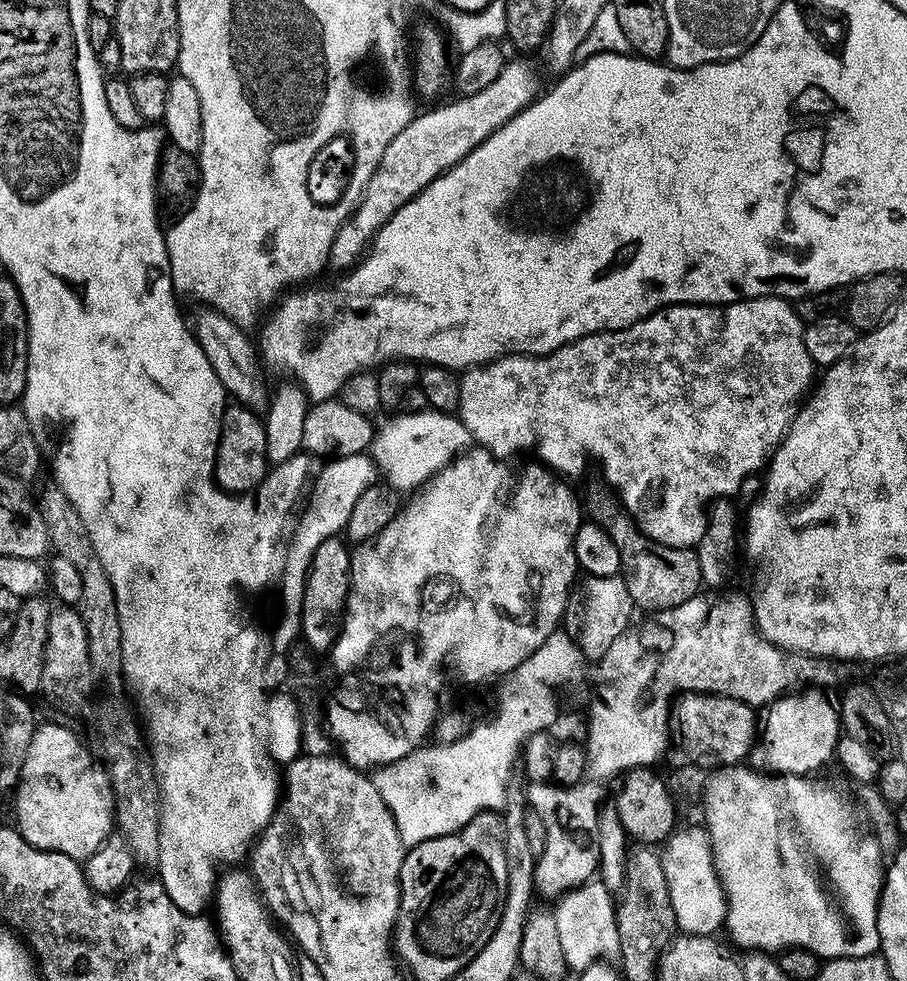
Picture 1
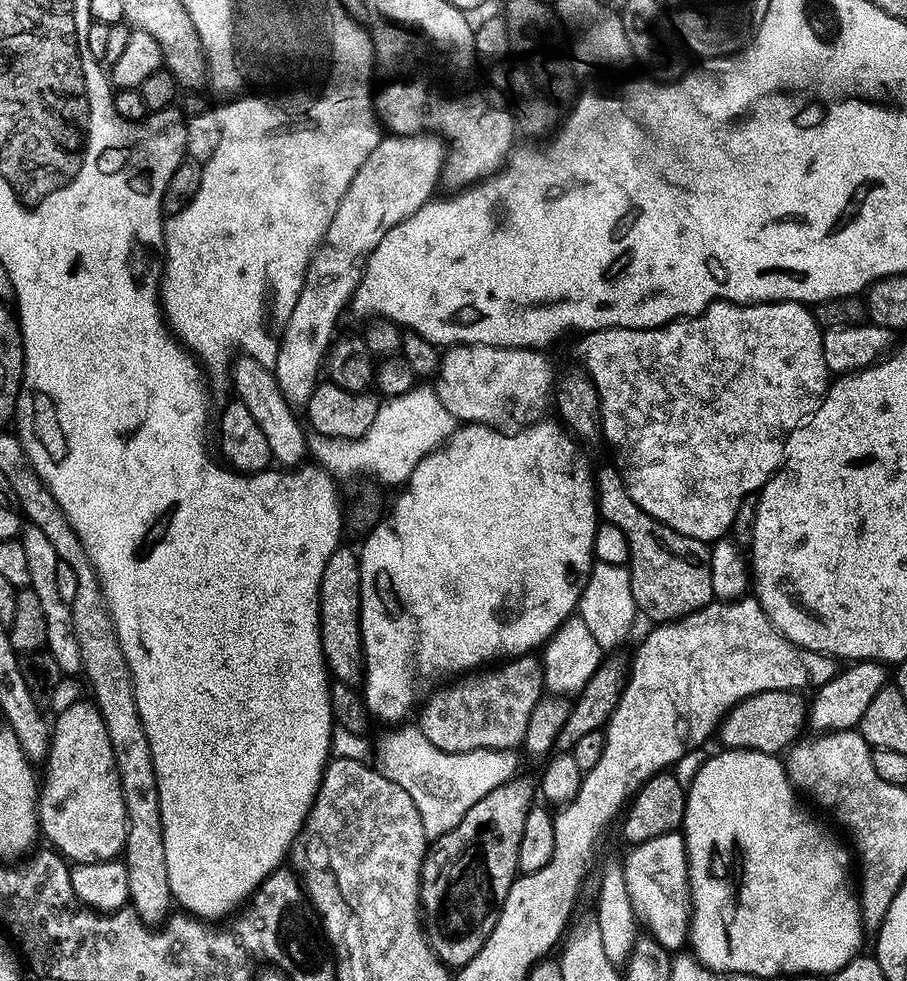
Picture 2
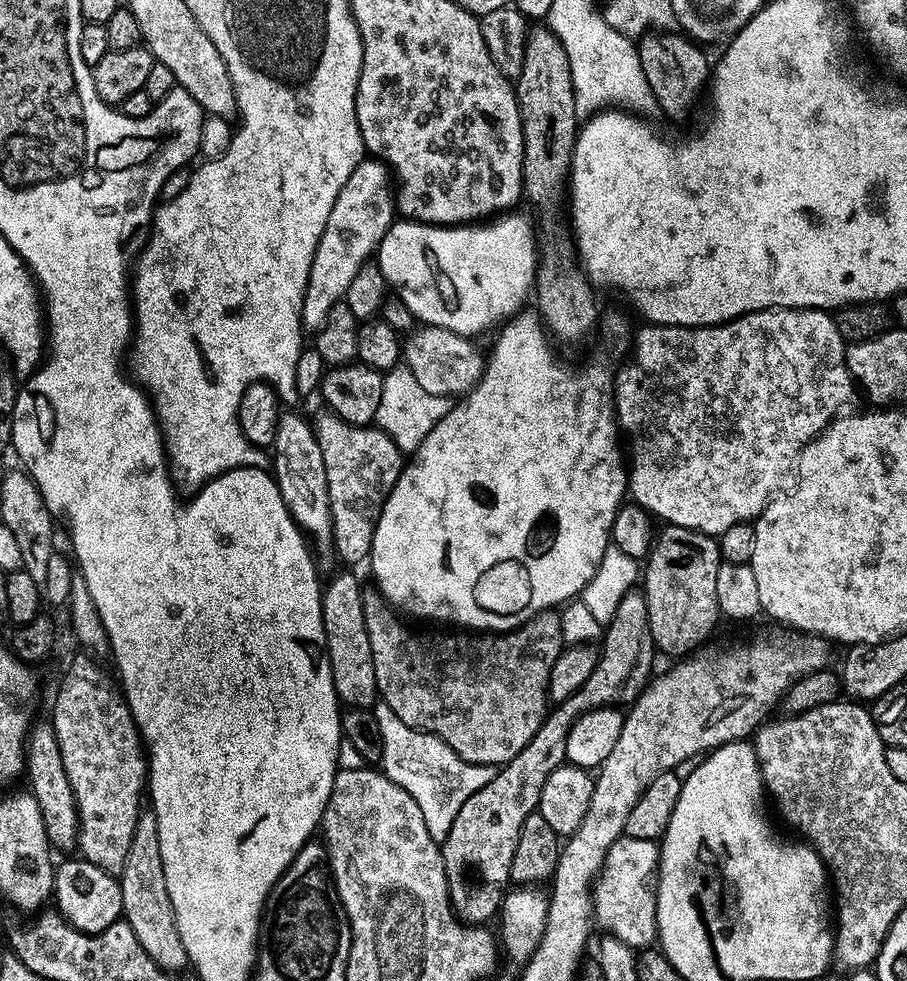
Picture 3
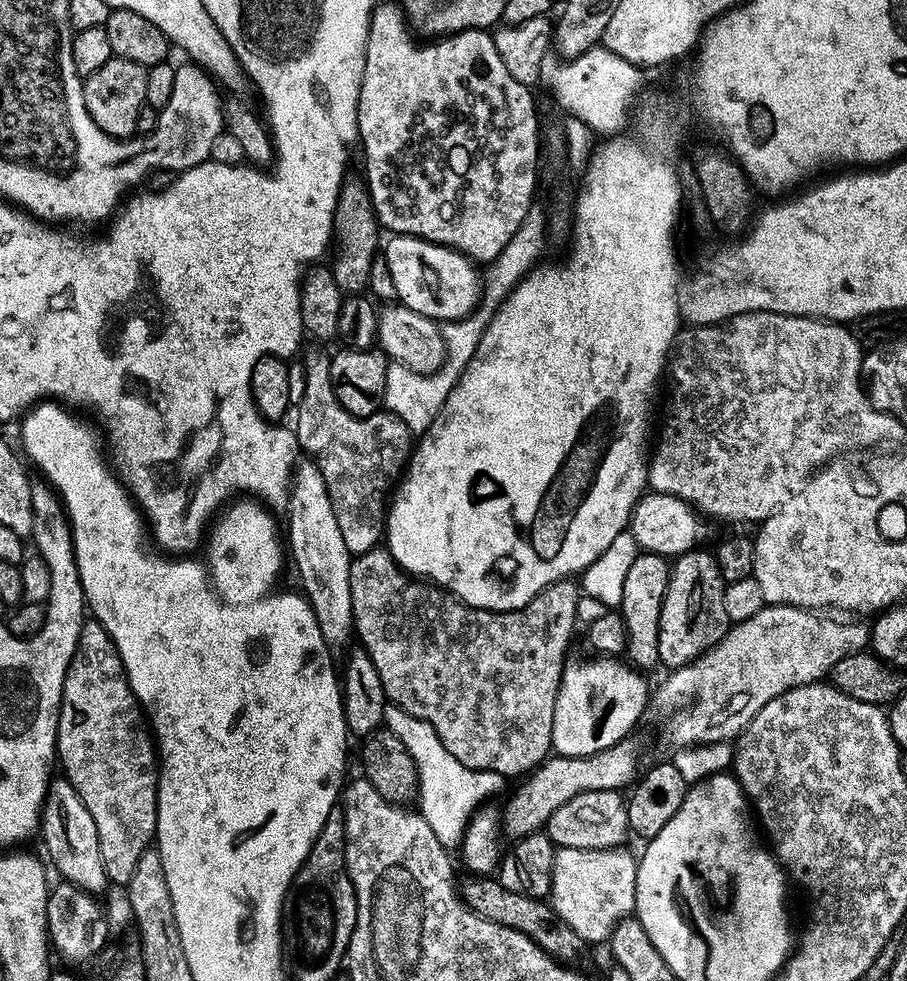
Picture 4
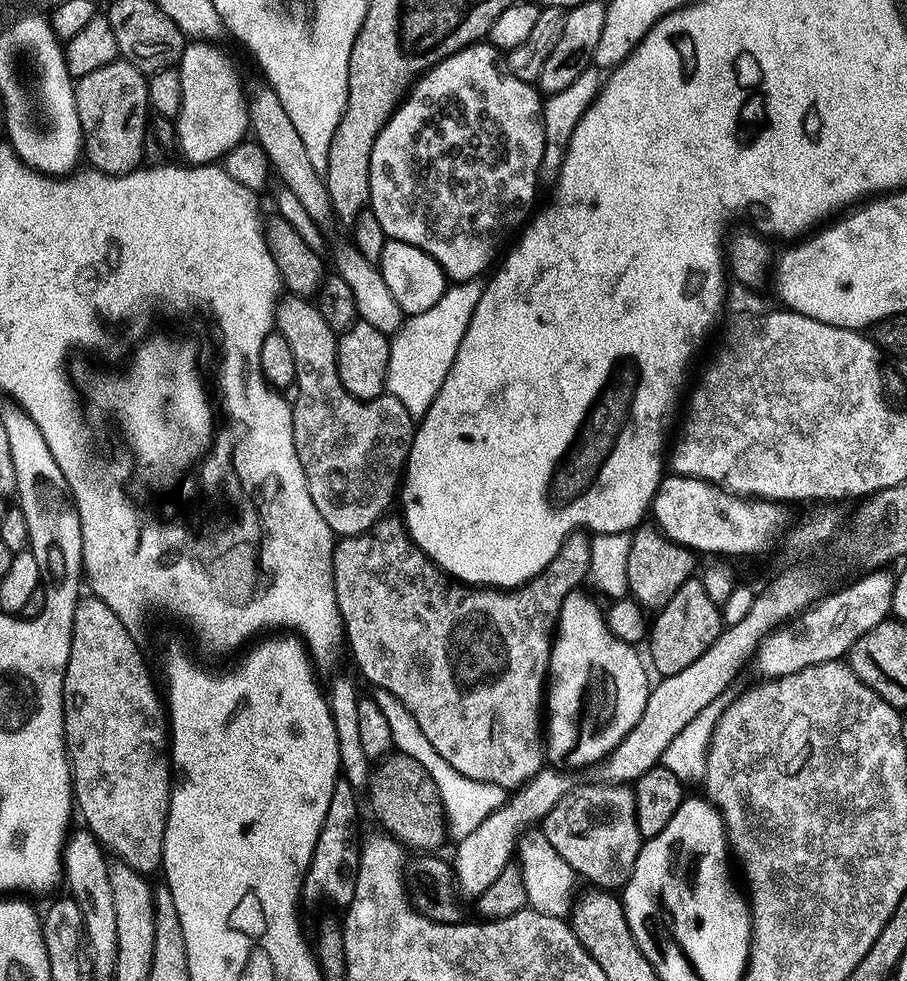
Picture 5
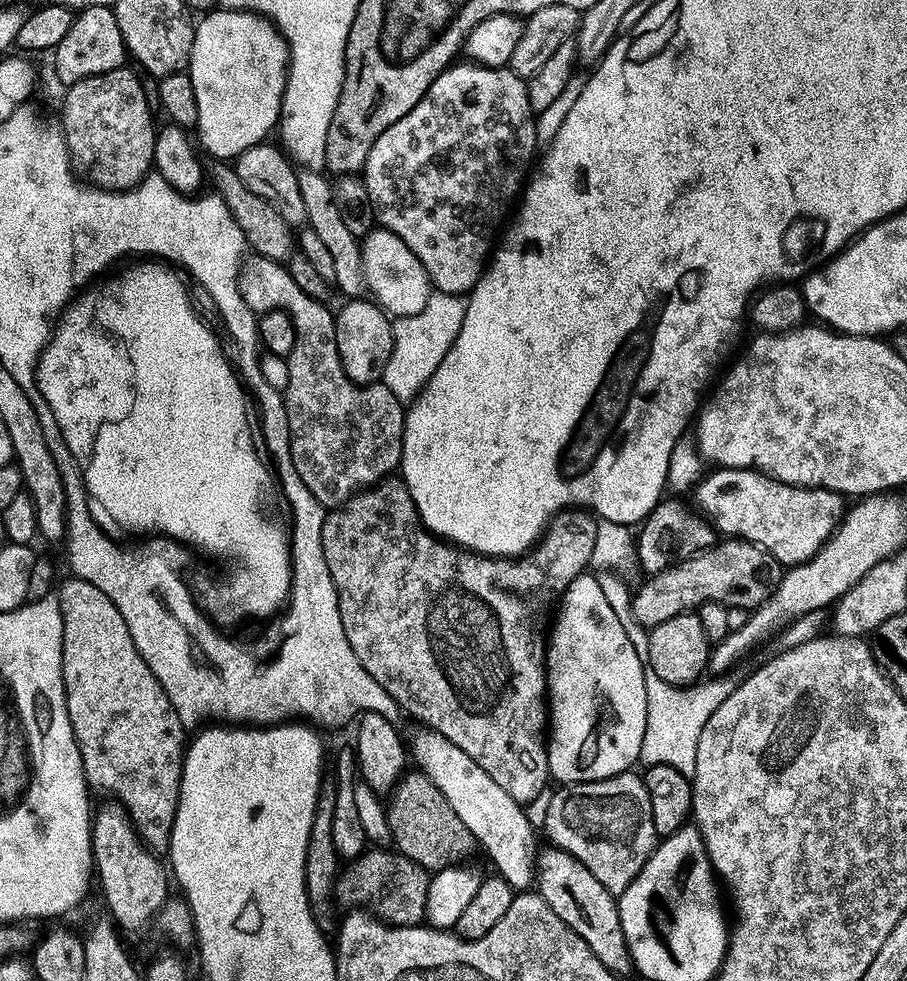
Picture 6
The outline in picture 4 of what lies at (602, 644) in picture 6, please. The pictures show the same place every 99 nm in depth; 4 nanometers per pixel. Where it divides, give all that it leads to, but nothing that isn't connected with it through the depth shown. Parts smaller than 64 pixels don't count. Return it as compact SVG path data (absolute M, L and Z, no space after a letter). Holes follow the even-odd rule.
M616 658L592 659L596 660L569 659L560 675L552 719L552 752L557 756L592 756L595 752L614 746L631 733L628 731L635 726L644 707L645 710L649 707L650 685L640 677L643 675L635 667Z

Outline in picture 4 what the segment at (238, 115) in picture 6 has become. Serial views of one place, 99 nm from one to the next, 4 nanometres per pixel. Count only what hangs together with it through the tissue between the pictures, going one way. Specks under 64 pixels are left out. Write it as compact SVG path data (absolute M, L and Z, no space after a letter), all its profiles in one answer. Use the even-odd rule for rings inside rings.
M184 62L184 65L176 68L174 94L170 94L170 102L159 109L157 116L160 117L154 121L154 127L166 136L169 173L179 174L185 168L197 168L203 164L212 155L214 138L225 131L224 104L215 87L217 85L212 77L191 62Z

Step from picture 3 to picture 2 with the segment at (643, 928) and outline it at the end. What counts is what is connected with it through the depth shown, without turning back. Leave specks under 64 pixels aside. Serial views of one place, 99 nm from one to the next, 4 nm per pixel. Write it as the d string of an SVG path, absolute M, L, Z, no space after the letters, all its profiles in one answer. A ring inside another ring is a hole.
M679 831L667 832L635 845L631 851L626 859L626 873L635 919L652 931L651 939L663 948L685 947L690 936L689 854L685 837Z

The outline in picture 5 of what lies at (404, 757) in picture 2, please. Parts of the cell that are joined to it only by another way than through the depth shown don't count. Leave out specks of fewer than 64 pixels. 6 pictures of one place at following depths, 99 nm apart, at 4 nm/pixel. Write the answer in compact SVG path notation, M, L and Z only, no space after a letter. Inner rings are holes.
M376 688L374 699L382 710L382 714L386 714L386 723L390 725L395 751L410 754L410 758L422 762L422 766L428 772L428 776L436 788L436 793L440 796L440 803L446 817L447 835L451 839L453 836L453 841L459 842L462 838L466 838L466 834L470 834L470 830L475 830L494 810L498 810L504 805L506 789L497 784L484 784L480 780L471 780L458 774L458 770L454 770L454 766L450 766L450 762L446 762L446 758L442 758L442 754L438 754L438 750L434 750L434 746L430 746L426 734L422 734L418 722L414 722L410 710L406 710L406 706L402 706L402 702L398 702L398 698L394 698L394 694Z

